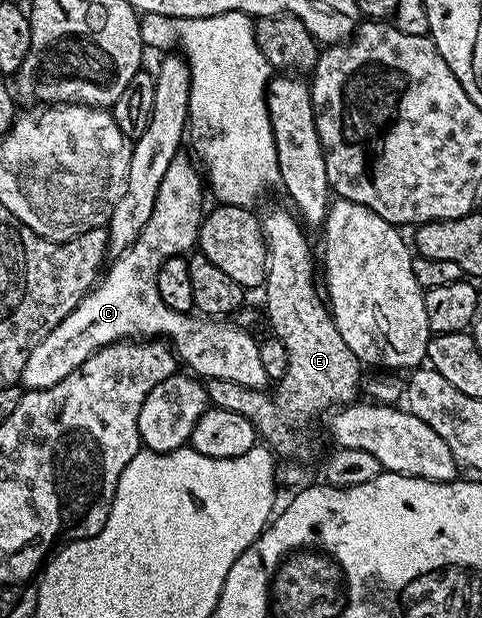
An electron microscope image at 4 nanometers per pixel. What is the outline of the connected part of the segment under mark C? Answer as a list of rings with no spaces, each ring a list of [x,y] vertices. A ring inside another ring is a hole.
[[[181,153],[174,157],[174,161],[170,161],[170,169],[166,169],[166,177],[162,177],[162,185],[158,185],[158,198],[154,201],[154,213],[150,213],[150,221],[146,221],[142,233],[138,233],[136,240],[122,254],[115,256],[112,261],[113,265],[111,262],[103,277],[85,295],[83,301],[43,341],[34,345],[34,353],[30,353],[30,357],[26,361],[26,369],[22,369],[20,374],[20,383],[27,390],[41,391],[50,389],[50,385],[58,385],[58,381],[62,381],[62,377],[70,377],[70,373],[74,373],[74,369],[78,369],[78,365],[82,365],[82,361],[86,361],[94,352],[101,351],[111,343],[152,341],[157,337],[171,344],[179,362],[183,366],[185,363],[189,367],[185,367],[189,372],[195,373],[205,380],[234,381],[234,385],[249,387],[252,391],[269,386],[270,381],[266,377],[266,368],[263,367],[262,361],[258,357],[260,344],[257,336],[254,337],[250,332],[235,327],[232,321],[217,321],[212,317],[197,317],[192,313],[175,311],[166,305],[166,301],[162,301],[162,297],[158,297],[155,278],[158,269],[162,269],[165,259],[191,252],[197,246],[200,238],[202,212],[205,210],[206,183],[197,164],[191,158],[188,160],[186,155]]]

